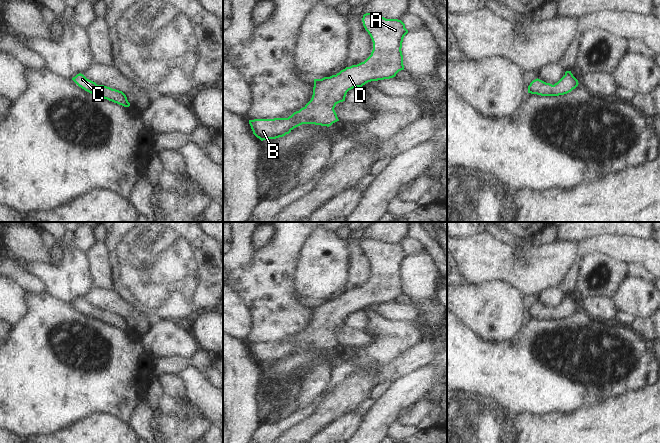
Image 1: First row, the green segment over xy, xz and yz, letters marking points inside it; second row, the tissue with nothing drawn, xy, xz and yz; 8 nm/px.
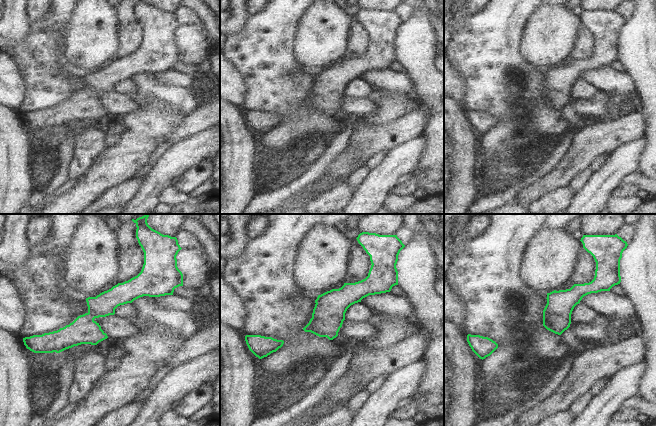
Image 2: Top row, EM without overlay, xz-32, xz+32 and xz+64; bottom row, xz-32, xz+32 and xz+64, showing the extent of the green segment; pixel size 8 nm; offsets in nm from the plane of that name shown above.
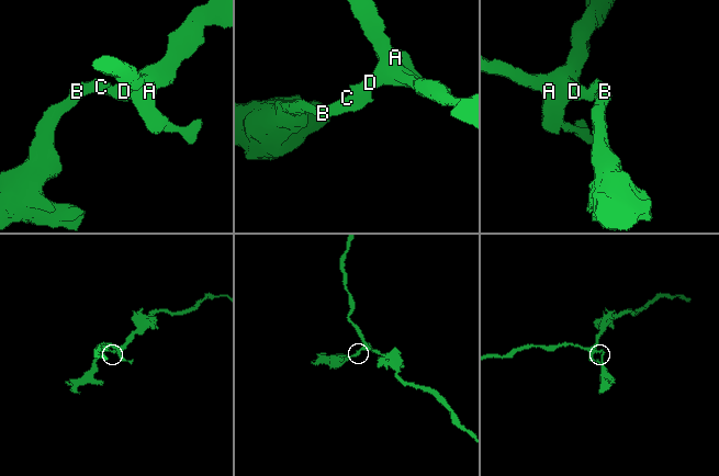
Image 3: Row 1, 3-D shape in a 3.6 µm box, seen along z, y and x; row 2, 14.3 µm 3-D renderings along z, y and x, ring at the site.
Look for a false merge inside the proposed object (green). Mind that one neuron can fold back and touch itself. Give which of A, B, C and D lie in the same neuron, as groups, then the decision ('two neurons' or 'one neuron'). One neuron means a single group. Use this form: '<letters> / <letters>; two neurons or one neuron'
A B C D; one neuron

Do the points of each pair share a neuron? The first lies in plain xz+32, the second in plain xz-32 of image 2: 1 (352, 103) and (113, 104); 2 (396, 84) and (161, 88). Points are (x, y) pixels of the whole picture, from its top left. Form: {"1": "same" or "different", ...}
{"1": "same", "2": "different"}

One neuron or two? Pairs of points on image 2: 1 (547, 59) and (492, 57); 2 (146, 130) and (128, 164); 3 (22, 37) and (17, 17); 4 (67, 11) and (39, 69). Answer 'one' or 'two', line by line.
1: two
2: one
3: one
4: one

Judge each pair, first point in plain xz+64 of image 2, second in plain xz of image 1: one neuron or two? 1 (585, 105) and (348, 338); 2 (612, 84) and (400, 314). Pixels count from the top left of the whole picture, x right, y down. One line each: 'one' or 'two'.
1: one
2: one

